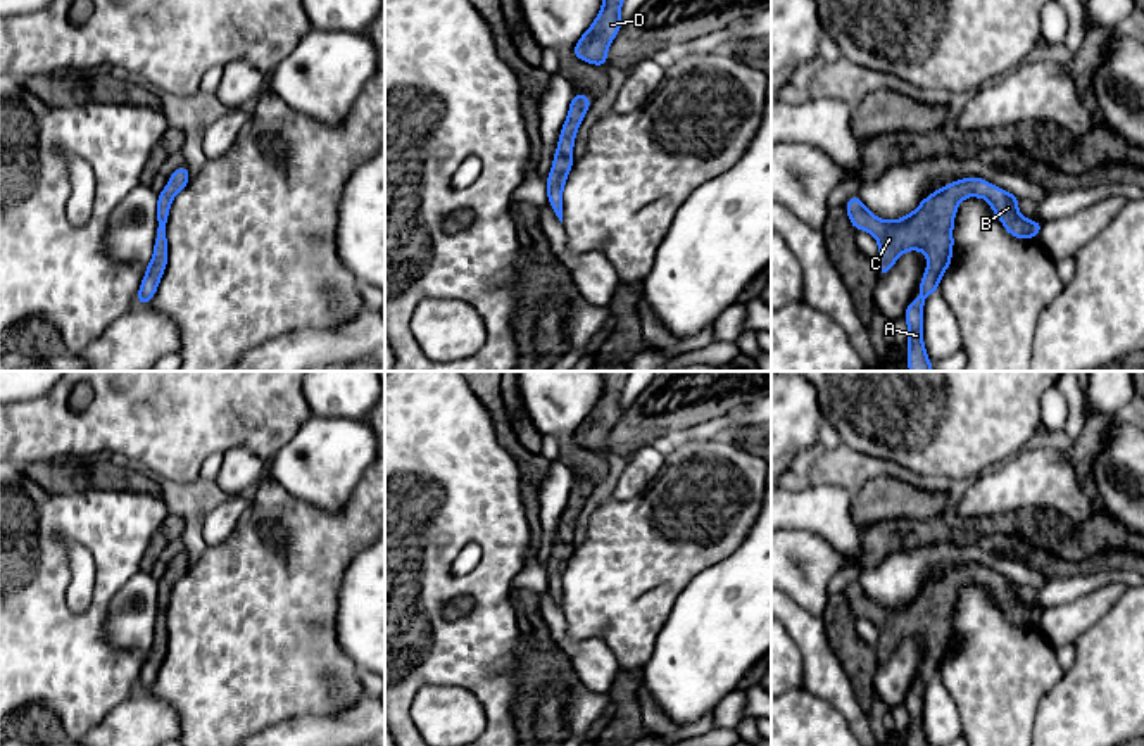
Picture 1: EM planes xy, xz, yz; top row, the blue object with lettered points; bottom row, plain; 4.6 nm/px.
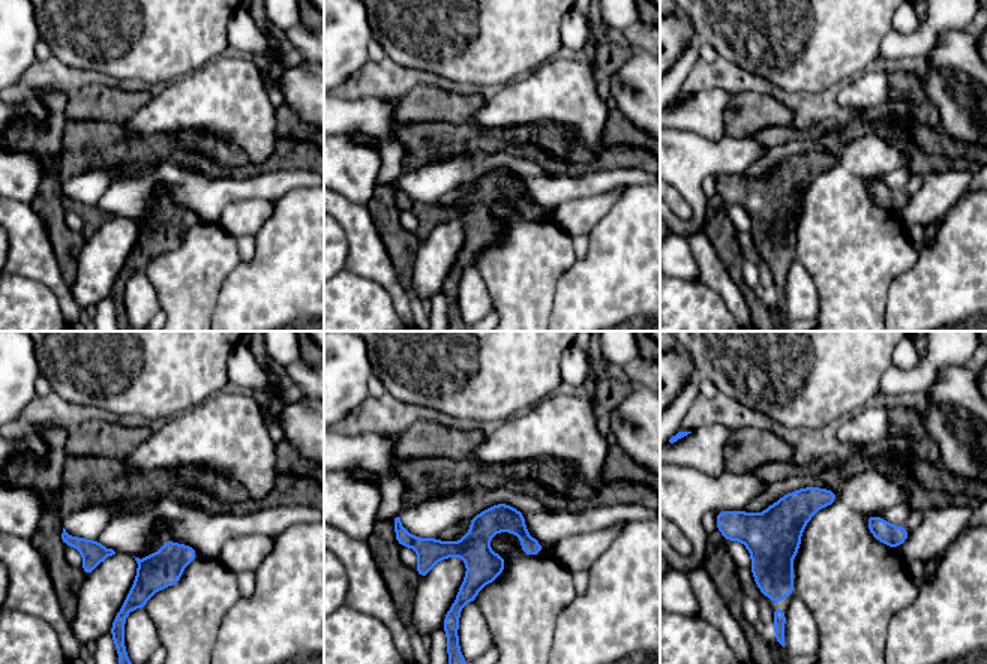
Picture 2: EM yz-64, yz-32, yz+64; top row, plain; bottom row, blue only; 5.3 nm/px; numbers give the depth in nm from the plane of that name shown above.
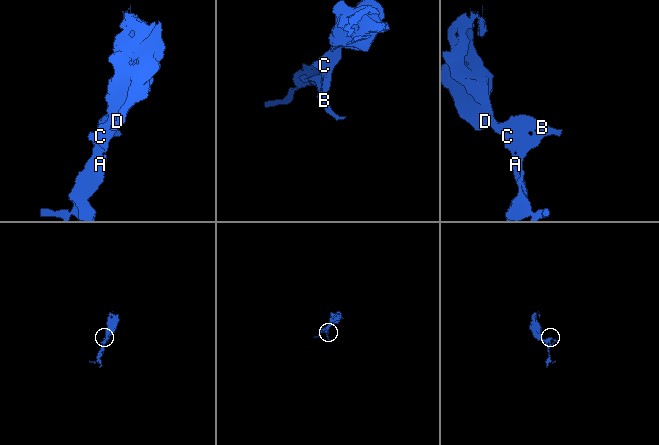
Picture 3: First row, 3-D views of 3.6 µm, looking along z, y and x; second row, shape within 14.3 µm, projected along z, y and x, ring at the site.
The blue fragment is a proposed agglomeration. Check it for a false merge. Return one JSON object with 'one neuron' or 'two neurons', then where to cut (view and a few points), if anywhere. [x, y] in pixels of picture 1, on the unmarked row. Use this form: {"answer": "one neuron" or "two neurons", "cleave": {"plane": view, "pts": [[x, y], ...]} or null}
{"answer": "one neuron", "cleave": null}

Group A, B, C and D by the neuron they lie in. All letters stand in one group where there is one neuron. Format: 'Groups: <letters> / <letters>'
Groups: A B C D

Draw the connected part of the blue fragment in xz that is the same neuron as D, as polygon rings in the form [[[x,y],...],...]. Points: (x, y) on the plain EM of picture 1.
[[[602,371],[604,385],[602,394],[590,411],[590,414],[580,423],[573,435],[573,442],[583,449],[606,454],[609,432],[619,420],[623,409],[619,397],[632,371]]]

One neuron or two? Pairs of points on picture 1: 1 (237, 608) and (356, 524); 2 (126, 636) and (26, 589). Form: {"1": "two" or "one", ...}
{"1": "one", "2": "two"}

